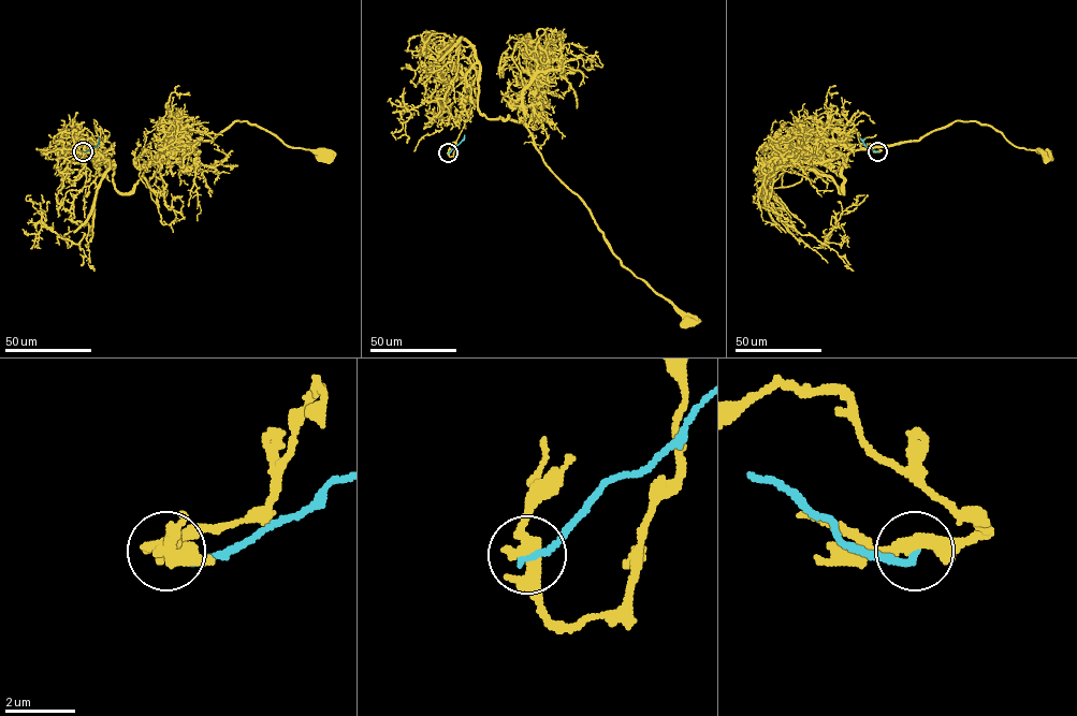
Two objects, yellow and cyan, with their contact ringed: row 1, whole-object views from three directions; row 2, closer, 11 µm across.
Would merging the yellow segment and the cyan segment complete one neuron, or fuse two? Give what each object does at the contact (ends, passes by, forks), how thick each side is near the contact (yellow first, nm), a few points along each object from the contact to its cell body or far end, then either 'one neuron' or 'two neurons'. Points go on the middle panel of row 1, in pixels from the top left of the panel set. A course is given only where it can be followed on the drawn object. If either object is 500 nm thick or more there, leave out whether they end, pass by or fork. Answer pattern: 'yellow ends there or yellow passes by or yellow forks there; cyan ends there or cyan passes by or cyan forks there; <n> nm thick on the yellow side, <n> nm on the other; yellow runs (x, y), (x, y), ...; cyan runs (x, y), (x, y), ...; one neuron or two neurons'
yellow passes by; cyan ends there; 440 nm thick on the yellow side, 180 nm on the other; yellow runs (448, 152), (479, 71), (479, 113), (524, 123), (543, 163), (583, 202), (611, 251), (689, 322); cyan runs (448, 152), (464, 135); two neurons

